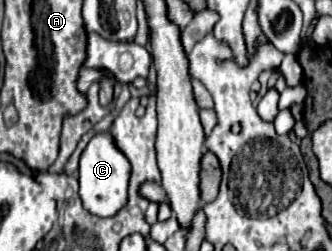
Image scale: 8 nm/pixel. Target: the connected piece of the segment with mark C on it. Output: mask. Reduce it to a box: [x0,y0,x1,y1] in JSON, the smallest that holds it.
[79,132,131,218]

